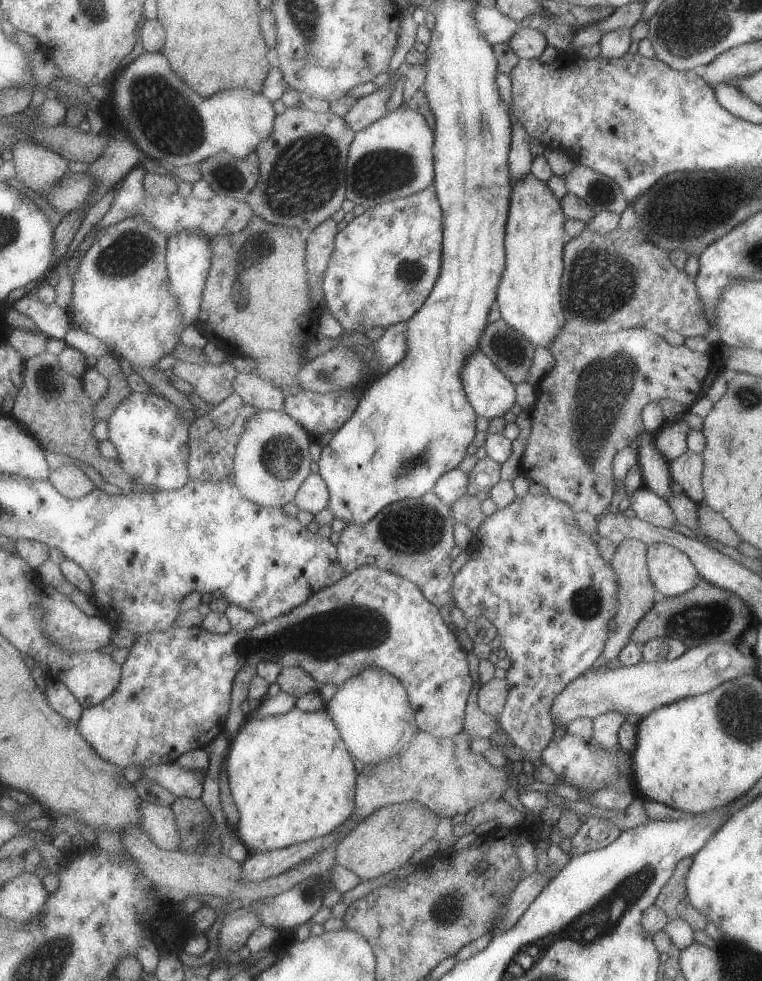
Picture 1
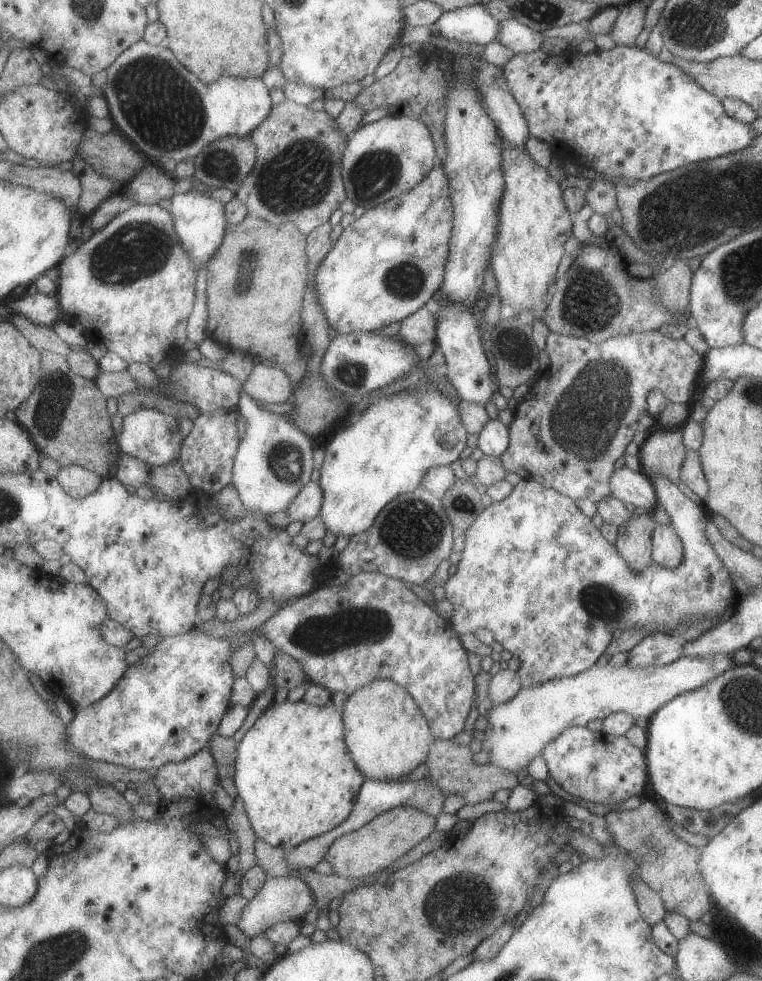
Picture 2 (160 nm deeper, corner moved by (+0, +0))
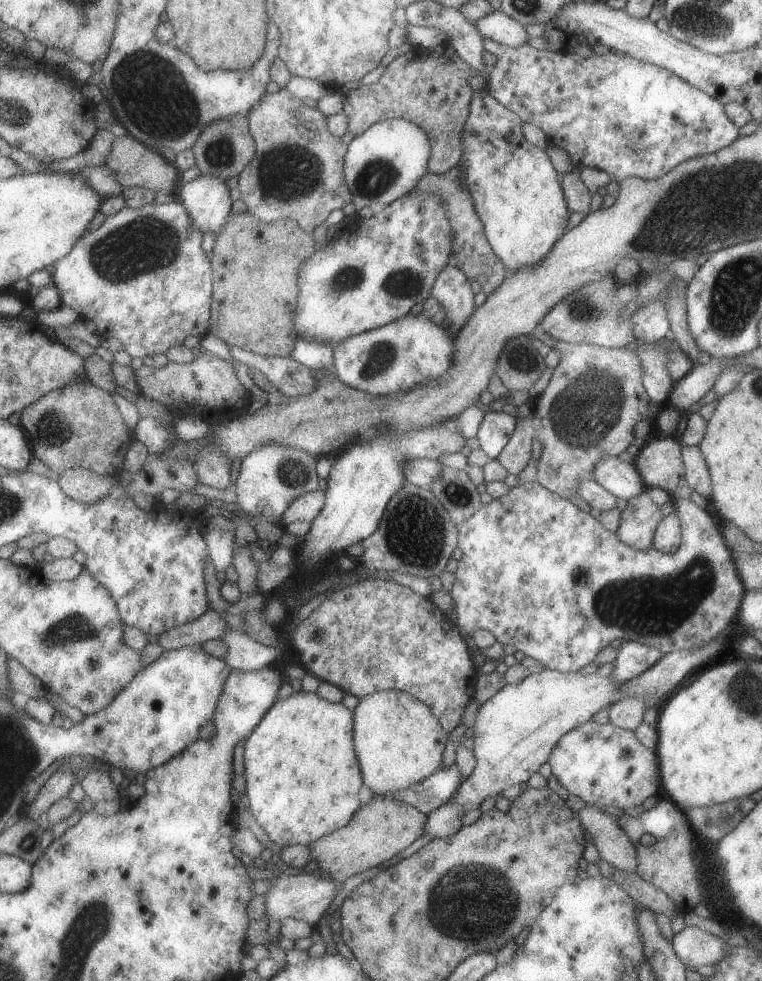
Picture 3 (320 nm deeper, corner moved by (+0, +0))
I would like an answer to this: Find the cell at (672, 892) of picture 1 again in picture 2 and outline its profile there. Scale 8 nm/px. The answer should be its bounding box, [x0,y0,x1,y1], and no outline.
[604,800,710,921]

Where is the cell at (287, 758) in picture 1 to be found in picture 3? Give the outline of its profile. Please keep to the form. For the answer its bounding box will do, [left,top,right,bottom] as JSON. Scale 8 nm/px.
[247,692,364,847]

